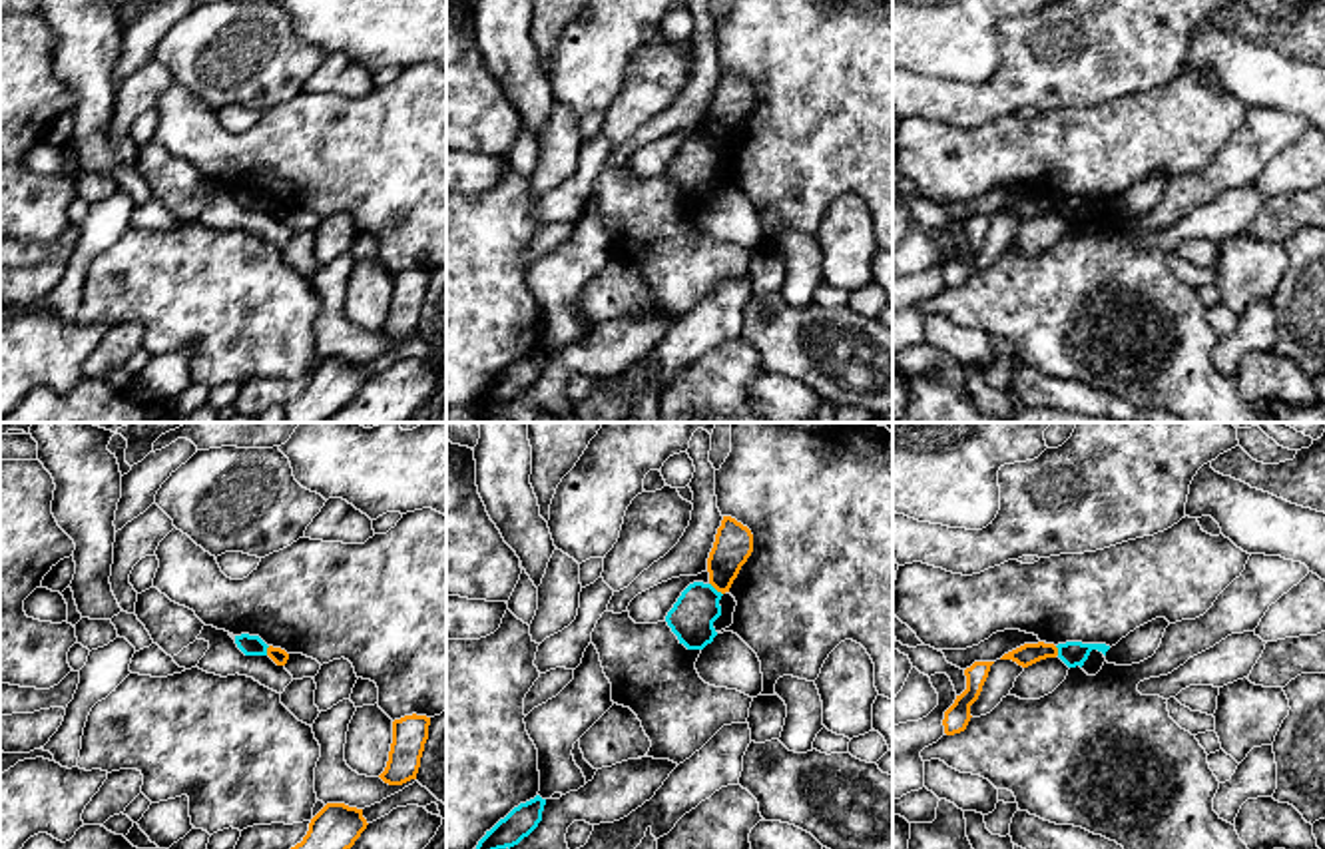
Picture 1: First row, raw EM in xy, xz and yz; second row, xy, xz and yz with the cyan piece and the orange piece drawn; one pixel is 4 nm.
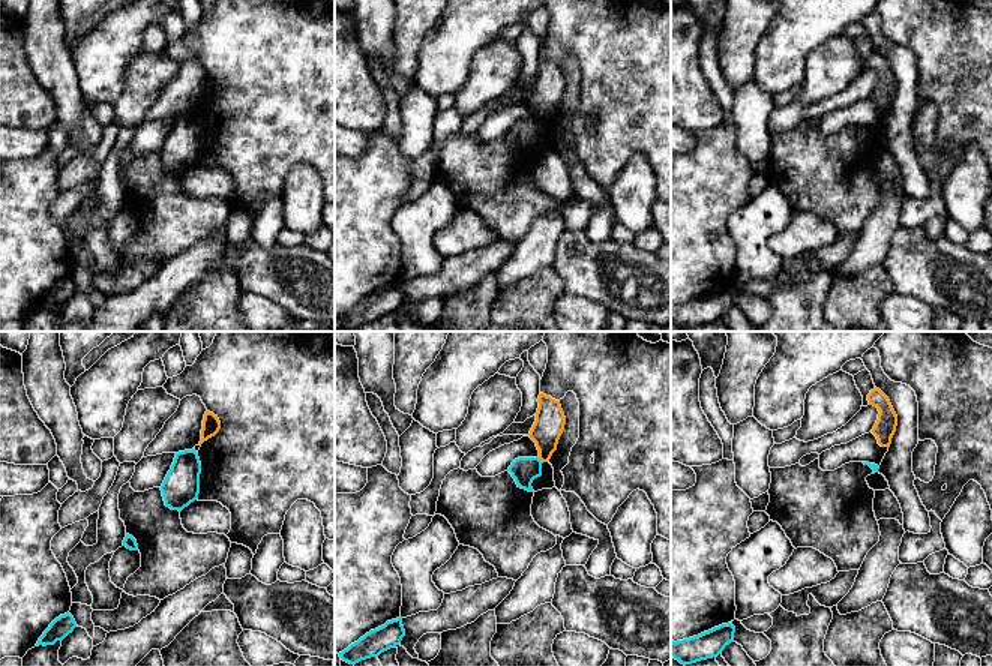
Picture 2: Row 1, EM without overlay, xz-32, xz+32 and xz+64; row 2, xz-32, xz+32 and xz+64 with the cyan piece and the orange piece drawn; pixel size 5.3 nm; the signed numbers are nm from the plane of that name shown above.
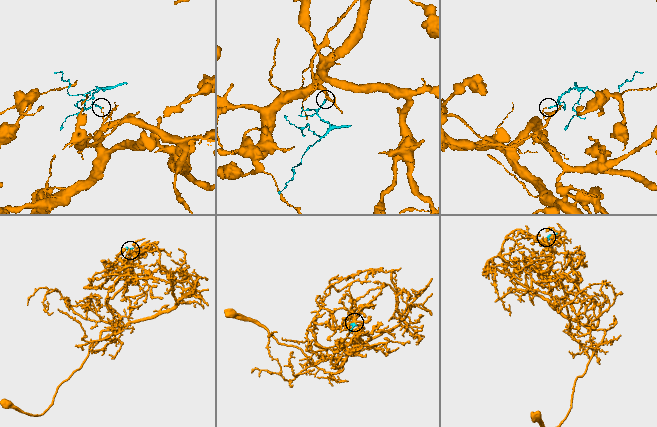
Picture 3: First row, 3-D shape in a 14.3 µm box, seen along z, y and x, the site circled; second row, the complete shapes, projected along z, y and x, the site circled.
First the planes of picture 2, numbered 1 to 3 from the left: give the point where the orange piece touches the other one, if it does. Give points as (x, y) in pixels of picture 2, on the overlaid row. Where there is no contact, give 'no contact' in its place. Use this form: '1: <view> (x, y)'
1: no contact
2: xz+32 (541, 461)
3: no contact

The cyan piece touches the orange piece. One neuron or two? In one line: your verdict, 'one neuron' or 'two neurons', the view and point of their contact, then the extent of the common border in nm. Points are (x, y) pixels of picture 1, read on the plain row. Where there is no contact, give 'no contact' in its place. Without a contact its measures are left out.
two neurons; contact xz (714, 142); length 80 nm

